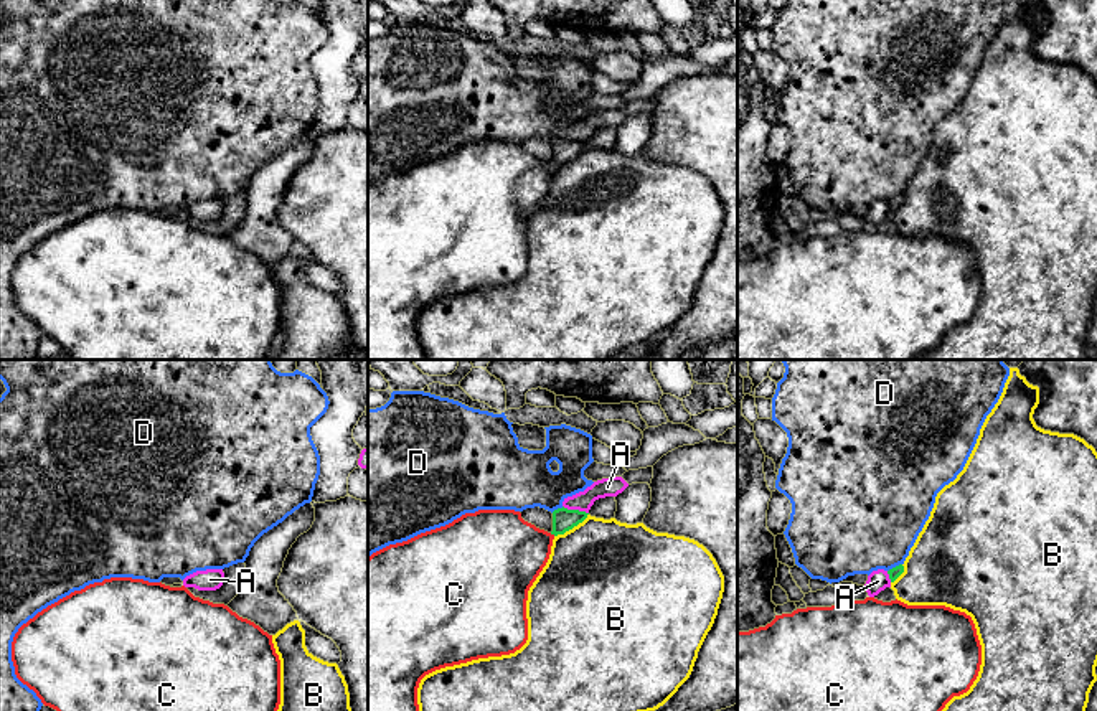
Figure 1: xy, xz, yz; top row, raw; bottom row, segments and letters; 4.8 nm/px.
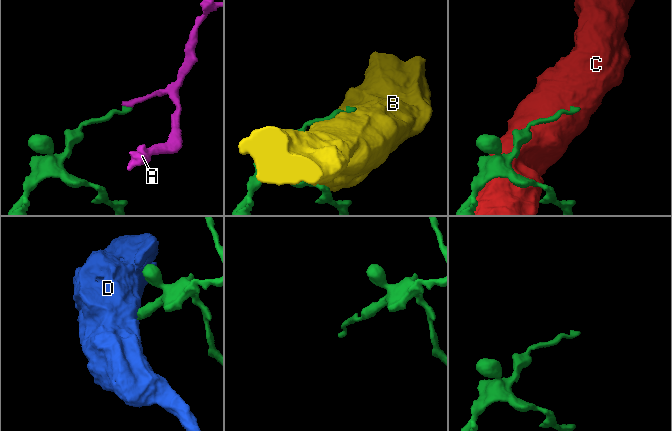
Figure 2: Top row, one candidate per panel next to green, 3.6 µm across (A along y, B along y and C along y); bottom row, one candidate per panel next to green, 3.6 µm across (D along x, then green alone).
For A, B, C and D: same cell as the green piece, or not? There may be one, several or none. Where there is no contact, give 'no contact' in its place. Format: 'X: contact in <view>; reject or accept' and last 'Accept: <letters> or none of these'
A: contact in xz; reject
B: contact in xz; reject
C: contact in xz; reject
D: contact in yz; reject
Accept: none of these

